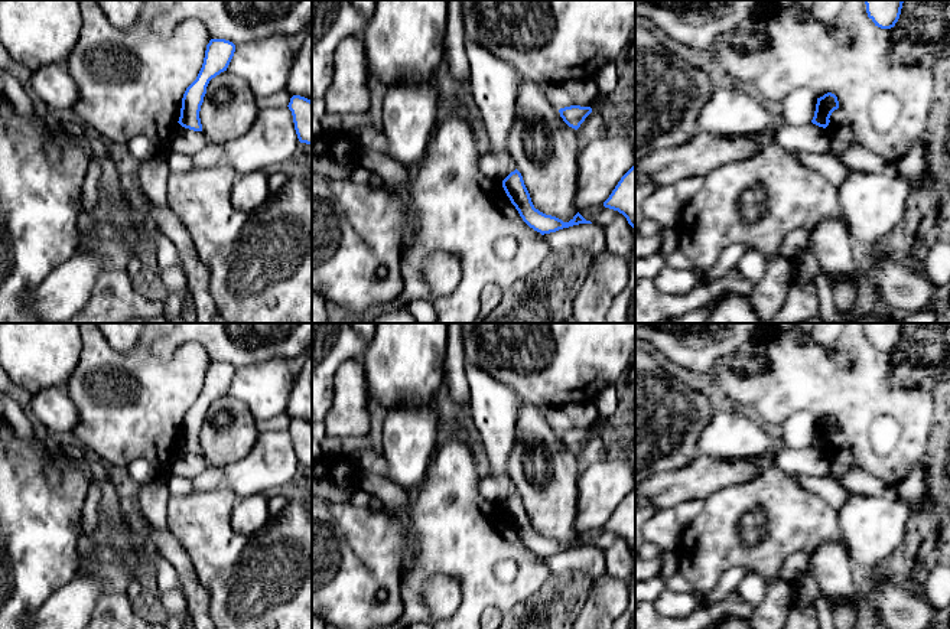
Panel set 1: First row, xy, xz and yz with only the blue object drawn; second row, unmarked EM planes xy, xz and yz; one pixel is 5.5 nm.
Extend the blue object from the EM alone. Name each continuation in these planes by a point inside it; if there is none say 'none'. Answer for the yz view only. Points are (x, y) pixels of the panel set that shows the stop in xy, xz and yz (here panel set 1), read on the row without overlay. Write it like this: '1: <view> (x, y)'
none

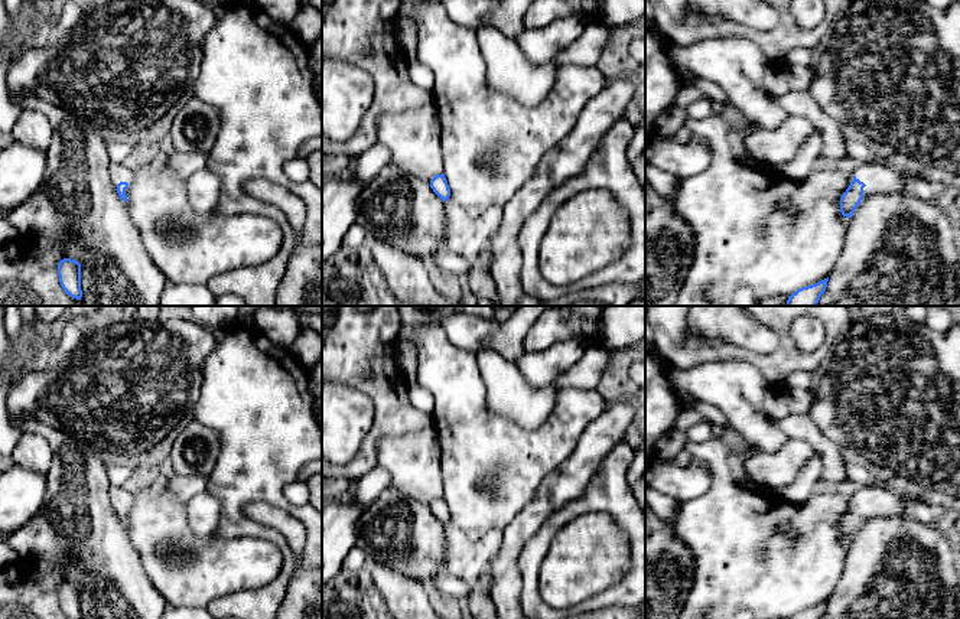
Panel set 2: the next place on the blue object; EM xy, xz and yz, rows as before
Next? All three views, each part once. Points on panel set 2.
1: yz (879, 502)

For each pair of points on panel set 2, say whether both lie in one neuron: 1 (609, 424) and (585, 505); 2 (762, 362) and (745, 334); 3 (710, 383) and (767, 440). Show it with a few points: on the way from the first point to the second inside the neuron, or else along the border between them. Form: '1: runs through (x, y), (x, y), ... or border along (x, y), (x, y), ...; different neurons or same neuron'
1: border along (614, 445), (599, 465), (589, 486), (573, 499); different neurons
2: border along (723, 344), (735, 344), (757, 352), (774, 349); different neurons
3: runs through (725, 396), (755, 426); same neuron

